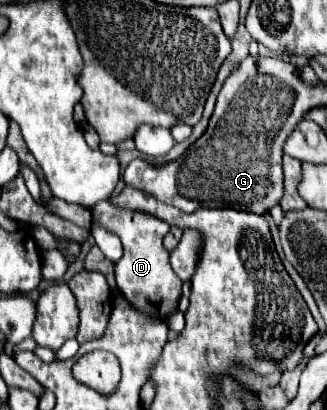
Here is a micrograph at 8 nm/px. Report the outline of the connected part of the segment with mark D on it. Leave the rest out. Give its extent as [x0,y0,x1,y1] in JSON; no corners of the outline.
[93,200,181,318]

